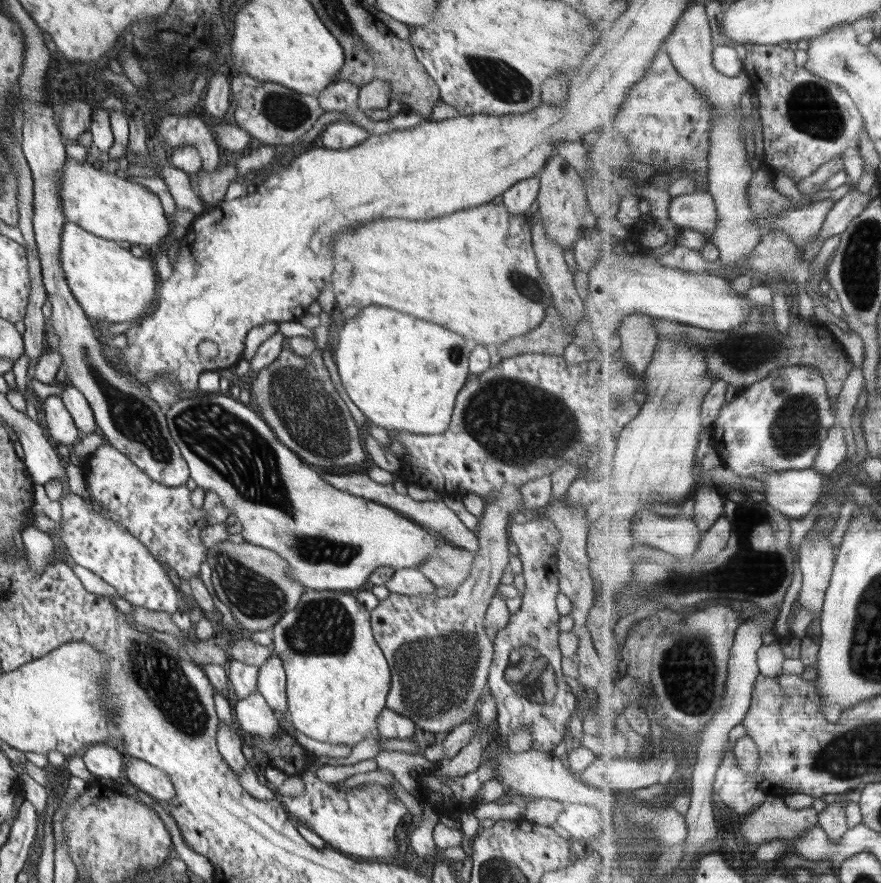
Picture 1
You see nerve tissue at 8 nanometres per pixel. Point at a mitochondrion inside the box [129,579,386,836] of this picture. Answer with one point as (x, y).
(322, 627)

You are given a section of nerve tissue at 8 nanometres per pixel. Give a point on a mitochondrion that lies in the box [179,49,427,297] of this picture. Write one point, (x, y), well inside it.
(288, 112)

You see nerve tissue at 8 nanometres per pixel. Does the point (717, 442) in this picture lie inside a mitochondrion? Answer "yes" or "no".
no

